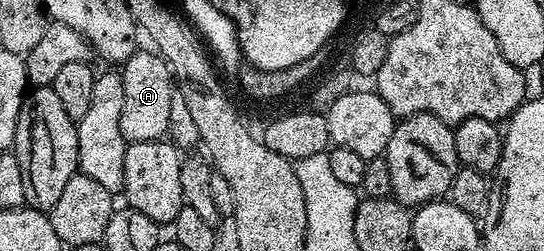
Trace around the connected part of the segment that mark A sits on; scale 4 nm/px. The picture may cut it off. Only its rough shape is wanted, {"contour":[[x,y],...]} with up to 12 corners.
{"contour":[[157,51],[121,65],[127,144],[161,140],[176,81]]}

